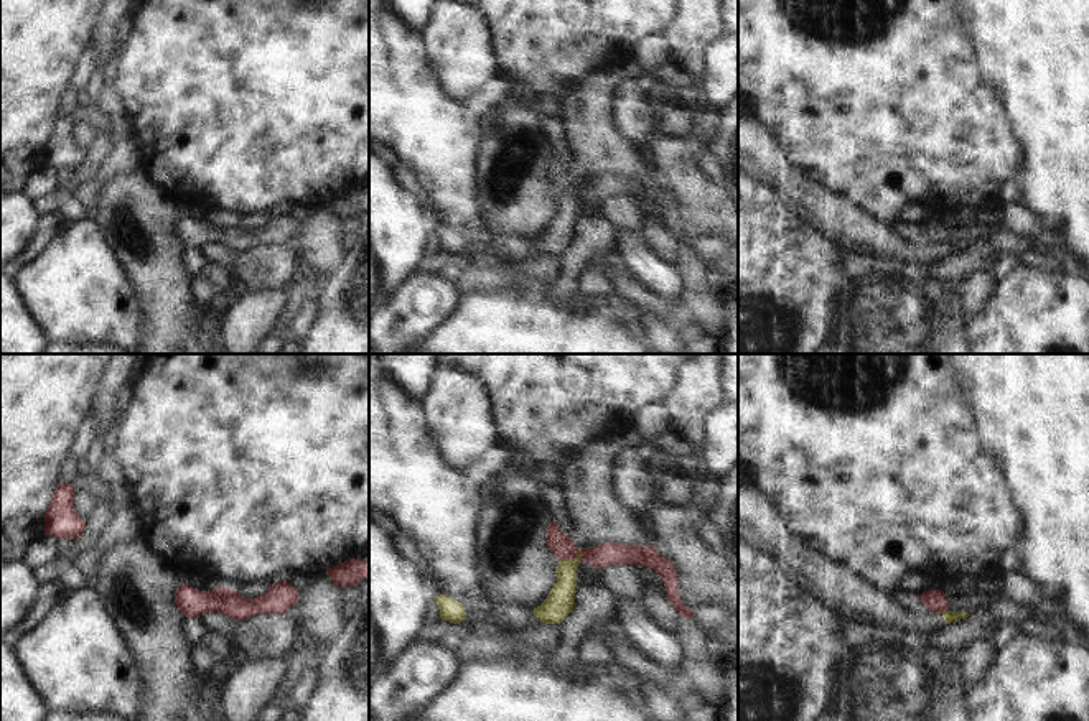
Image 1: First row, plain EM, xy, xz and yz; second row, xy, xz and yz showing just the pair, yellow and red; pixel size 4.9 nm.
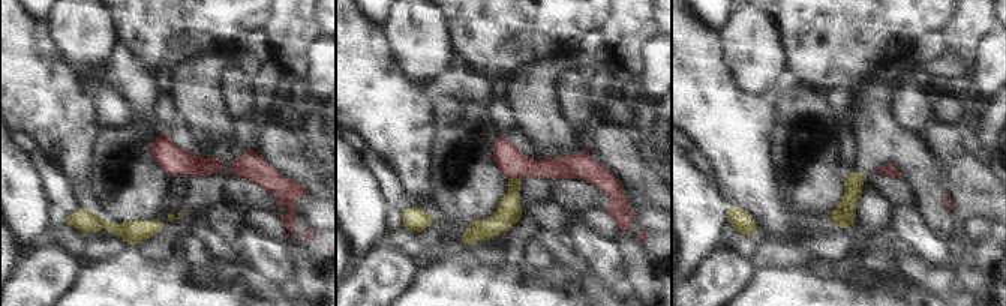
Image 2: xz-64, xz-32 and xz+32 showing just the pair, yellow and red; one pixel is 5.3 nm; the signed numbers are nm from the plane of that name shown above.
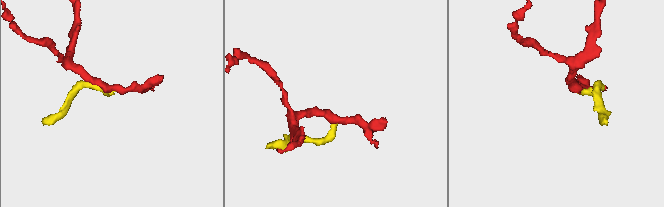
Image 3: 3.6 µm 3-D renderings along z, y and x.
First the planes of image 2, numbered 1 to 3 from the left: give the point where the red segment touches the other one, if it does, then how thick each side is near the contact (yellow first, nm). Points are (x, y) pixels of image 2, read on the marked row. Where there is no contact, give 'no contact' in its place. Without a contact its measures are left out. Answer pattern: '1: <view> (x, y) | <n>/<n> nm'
1: no contact
2: xz-32 (514, 179) | 130/150 nm
3: no contact

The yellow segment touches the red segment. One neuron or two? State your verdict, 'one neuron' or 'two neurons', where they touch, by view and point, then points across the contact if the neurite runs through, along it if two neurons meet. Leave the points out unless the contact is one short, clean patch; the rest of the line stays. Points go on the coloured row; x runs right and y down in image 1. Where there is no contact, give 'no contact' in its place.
two neurons; contact xz (570, 560); border xz (582, 550), (572, 558), (560, 560)

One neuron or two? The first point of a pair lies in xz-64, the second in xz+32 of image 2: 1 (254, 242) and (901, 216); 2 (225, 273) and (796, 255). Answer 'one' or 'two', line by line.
1: one
2: two

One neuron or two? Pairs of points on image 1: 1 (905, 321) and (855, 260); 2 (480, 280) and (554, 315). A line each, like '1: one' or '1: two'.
1: two
2: two

